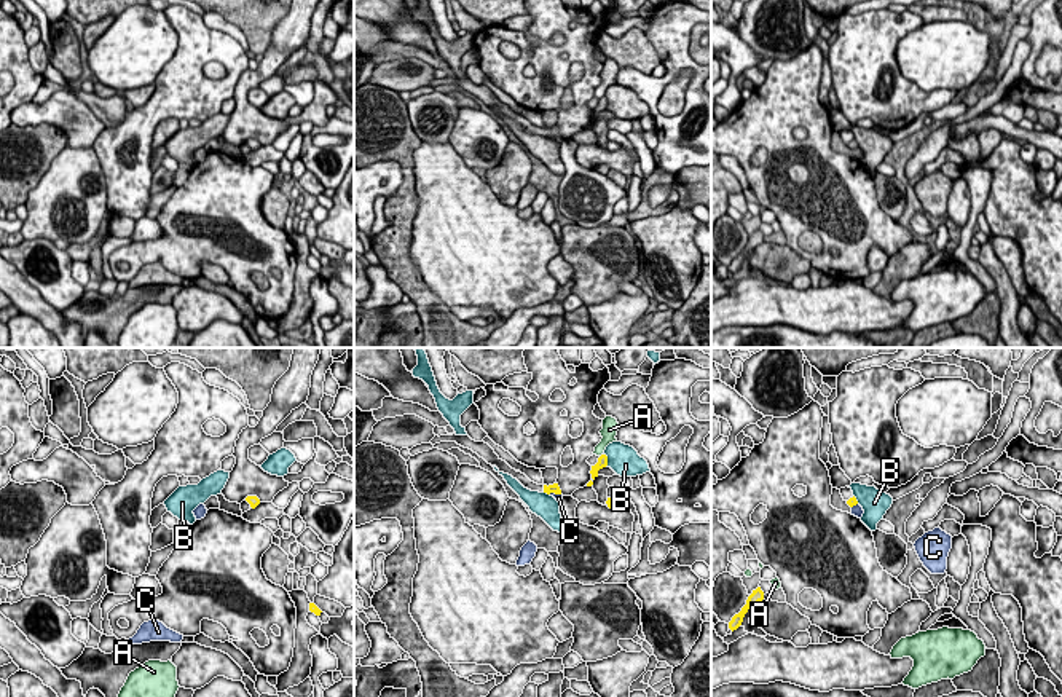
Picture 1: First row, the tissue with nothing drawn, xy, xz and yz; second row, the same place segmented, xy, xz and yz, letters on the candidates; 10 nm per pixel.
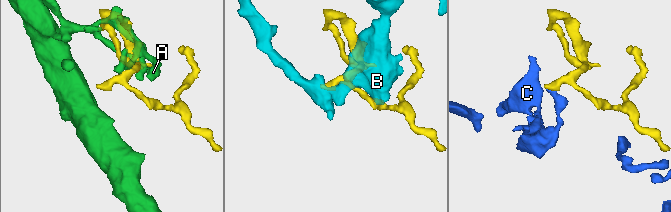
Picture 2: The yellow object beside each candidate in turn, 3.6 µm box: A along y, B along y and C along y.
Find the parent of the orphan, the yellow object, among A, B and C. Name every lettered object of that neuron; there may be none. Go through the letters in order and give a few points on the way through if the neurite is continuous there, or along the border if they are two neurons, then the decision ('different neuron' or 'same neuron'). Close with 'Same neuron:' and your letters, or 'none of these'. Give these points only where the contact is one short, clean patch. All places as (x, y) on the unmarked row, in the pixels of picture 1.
A: different neuron
B: different neuron
C: border xz (549, 136), (560, 137); different neuron
Same neuron: none of these

